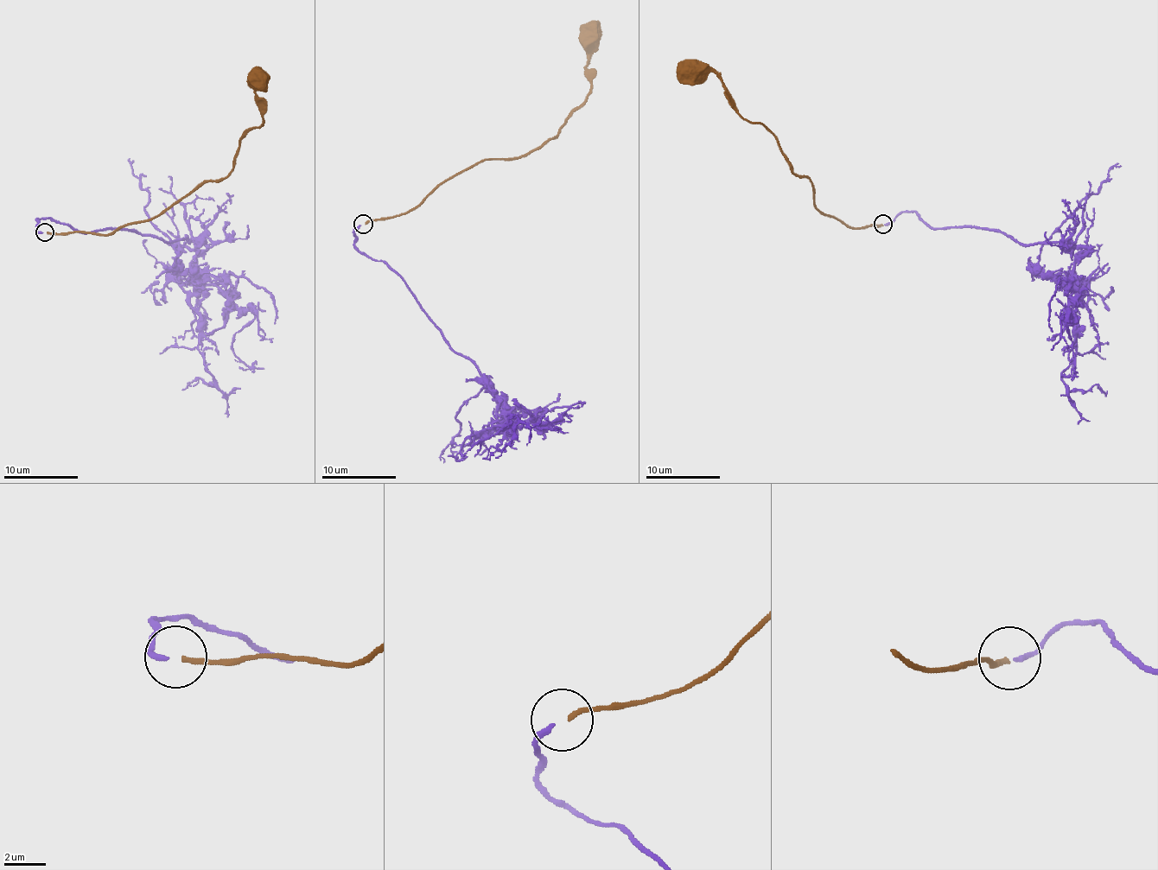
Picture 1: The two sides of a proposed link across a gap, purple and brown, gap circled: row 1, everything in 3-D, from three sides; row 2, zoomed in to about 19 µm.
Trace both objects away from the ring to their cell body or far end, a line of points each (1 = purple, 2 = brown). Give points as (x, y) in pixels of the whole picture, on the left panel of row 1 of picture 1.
1: (42, 232), (37, 219), (51, 219), (194, 244), (190, 308), (213, 384), (199, 377), (182, 390)
2: (47, 233), (112, 234), (150, 220), (209, 180), (222, 180), (239, 141), (262, 123), (256, 79)

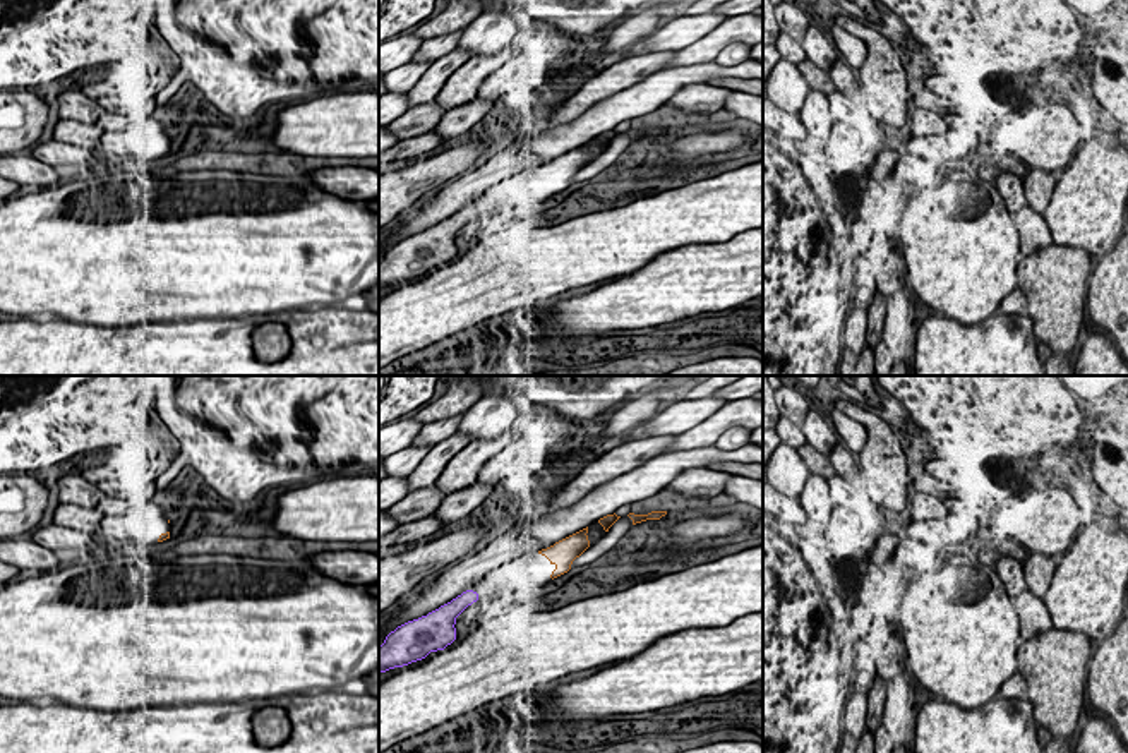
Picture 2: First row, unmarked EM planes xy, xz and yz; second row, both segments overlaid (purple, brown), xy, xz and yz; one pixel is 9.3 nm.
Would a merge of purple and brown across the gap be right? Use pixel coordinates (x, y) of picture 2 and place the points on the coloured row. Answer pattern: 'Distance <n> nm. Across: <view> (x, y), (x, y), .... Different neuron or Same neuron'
Distance 700 nm. Across: xz (477, 594), (539, 553). Same neuron

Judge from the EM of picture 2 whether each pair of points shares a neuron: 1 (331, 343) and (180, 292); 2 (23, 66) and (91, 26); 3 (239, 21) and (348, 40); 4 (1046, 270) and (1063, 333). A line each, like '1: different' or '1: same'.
1: different
2: same
3: same
4: same

